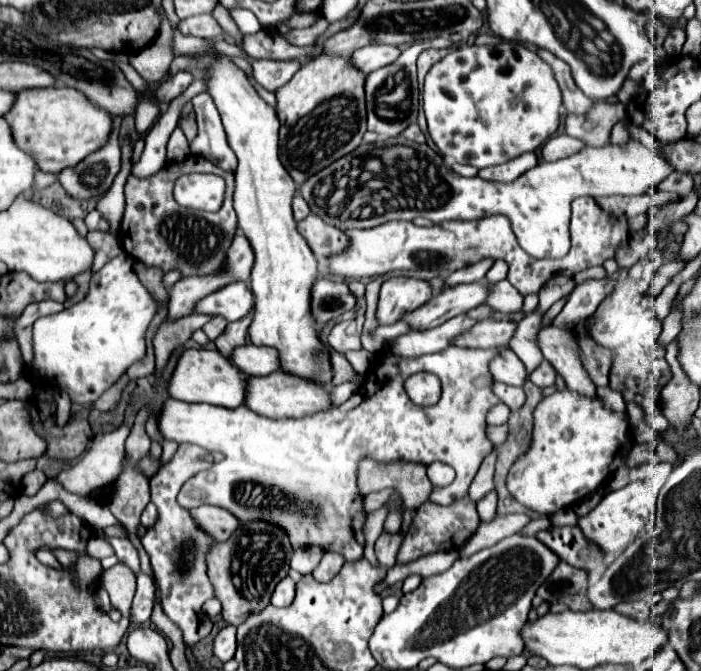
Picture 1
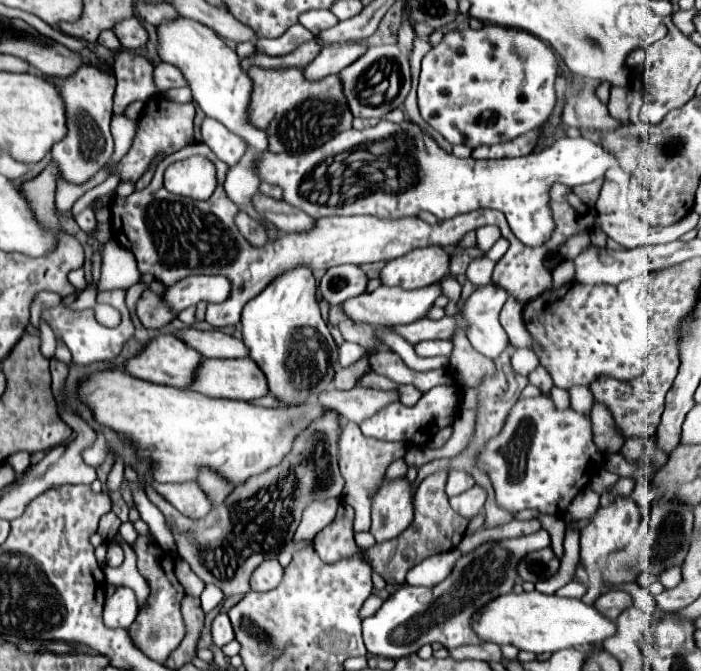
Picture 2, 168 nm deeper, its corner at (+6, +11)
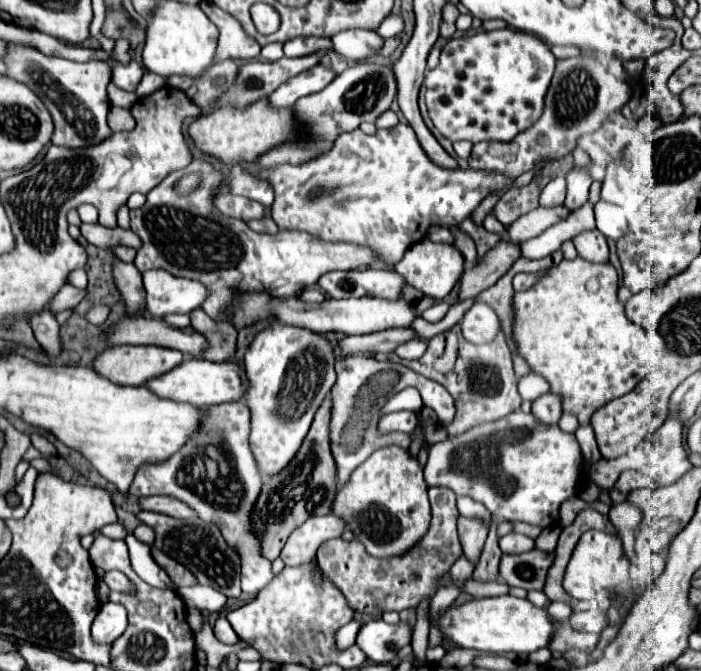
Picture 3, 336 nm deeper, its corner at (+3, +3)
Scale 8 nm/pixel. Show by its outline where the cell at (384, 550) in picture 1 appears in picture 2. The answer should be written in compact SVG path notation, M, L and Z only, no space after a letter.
M383 477L379 489L371 495L371 529L377 543L397 537L413 521L413 487L407 477Z

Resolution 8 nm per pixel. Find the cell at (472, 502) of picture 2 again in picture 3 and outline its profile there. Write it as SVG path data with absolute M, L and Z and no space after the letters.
M458 517L458 535L464 555L476 563L488 535L488 525L476 517Z

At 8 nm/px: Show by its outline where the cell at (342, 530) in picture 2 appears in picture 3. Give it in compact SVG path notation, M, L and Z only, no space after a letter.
M446 487L428 489L432 505L432 521L422 539L406 553L396 557L374 557L366 553L360 541L344 541L342 537L330 539L318 549L318 565L334 581L334 585L346 595L350 607L358 613L380 617L384 611L414 609L424 597L432 597L436 591L436 579L448 571L462 555L462 545L456 531L456 495Z

